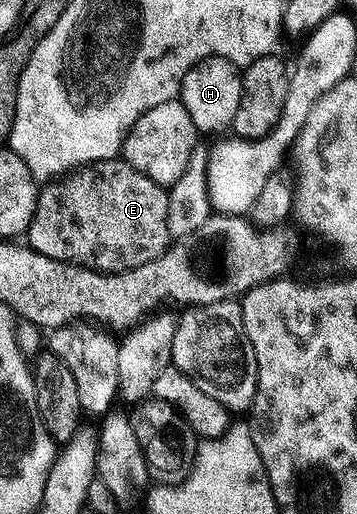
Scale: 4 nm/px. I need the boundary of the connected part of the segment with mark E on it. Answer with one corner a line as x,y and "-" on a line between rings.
98,161
41,186
28,230
28,244
48,259
97,269
99,273
122,273
125,269
135,269
159,257
172,244
168,227
169,198
170,194
163,185
148,179
148,175
136,171
136,167
126,161

